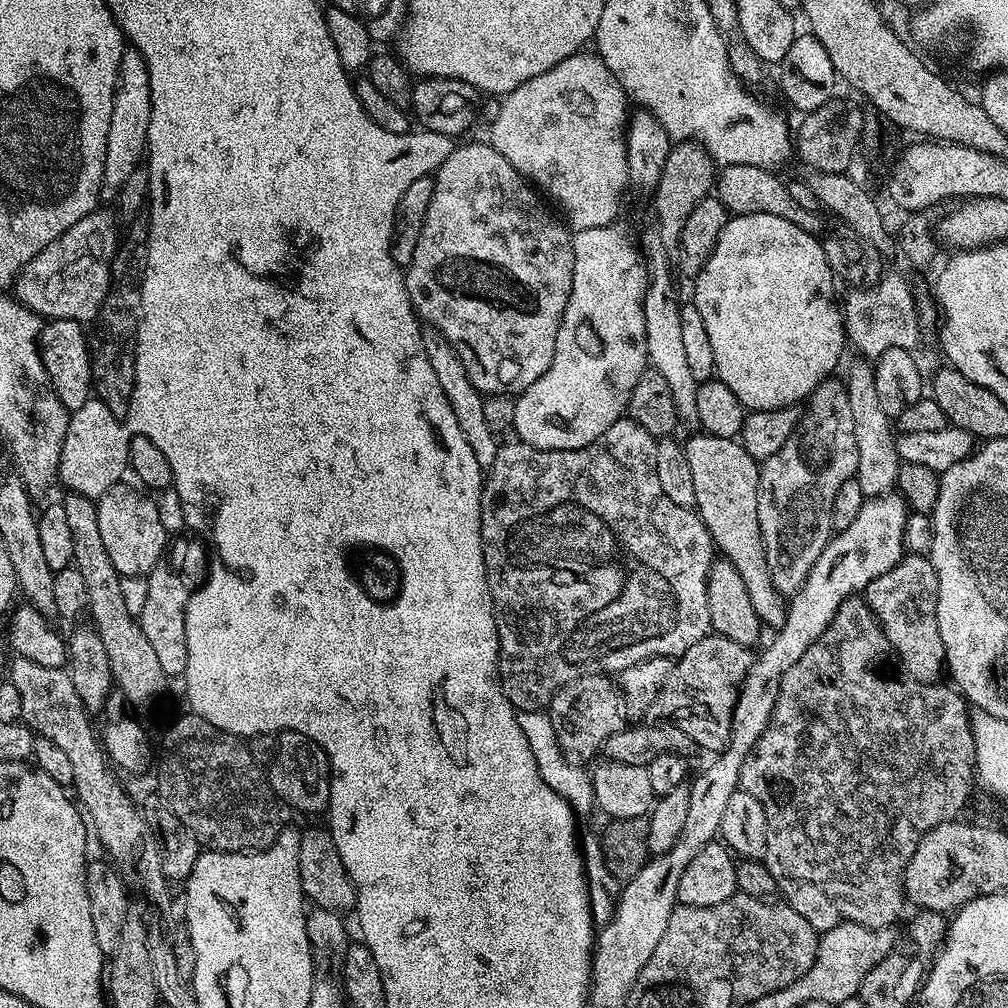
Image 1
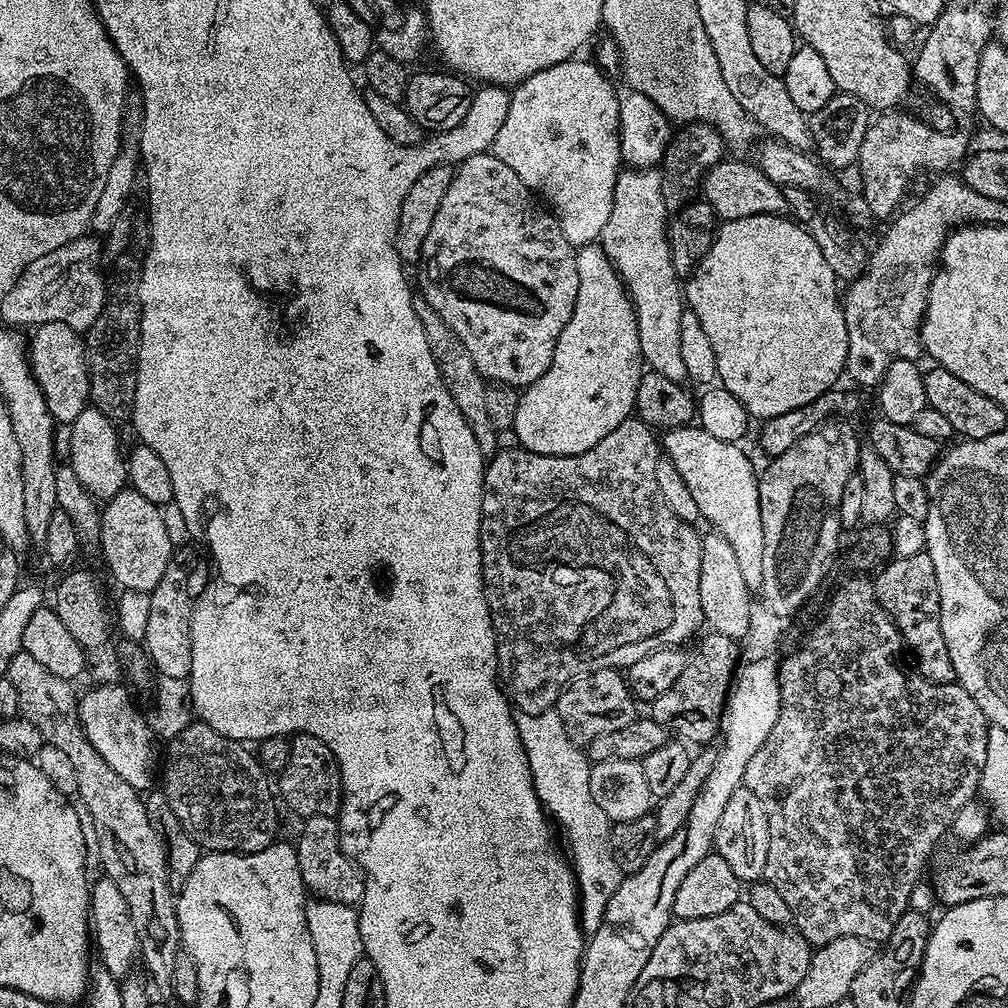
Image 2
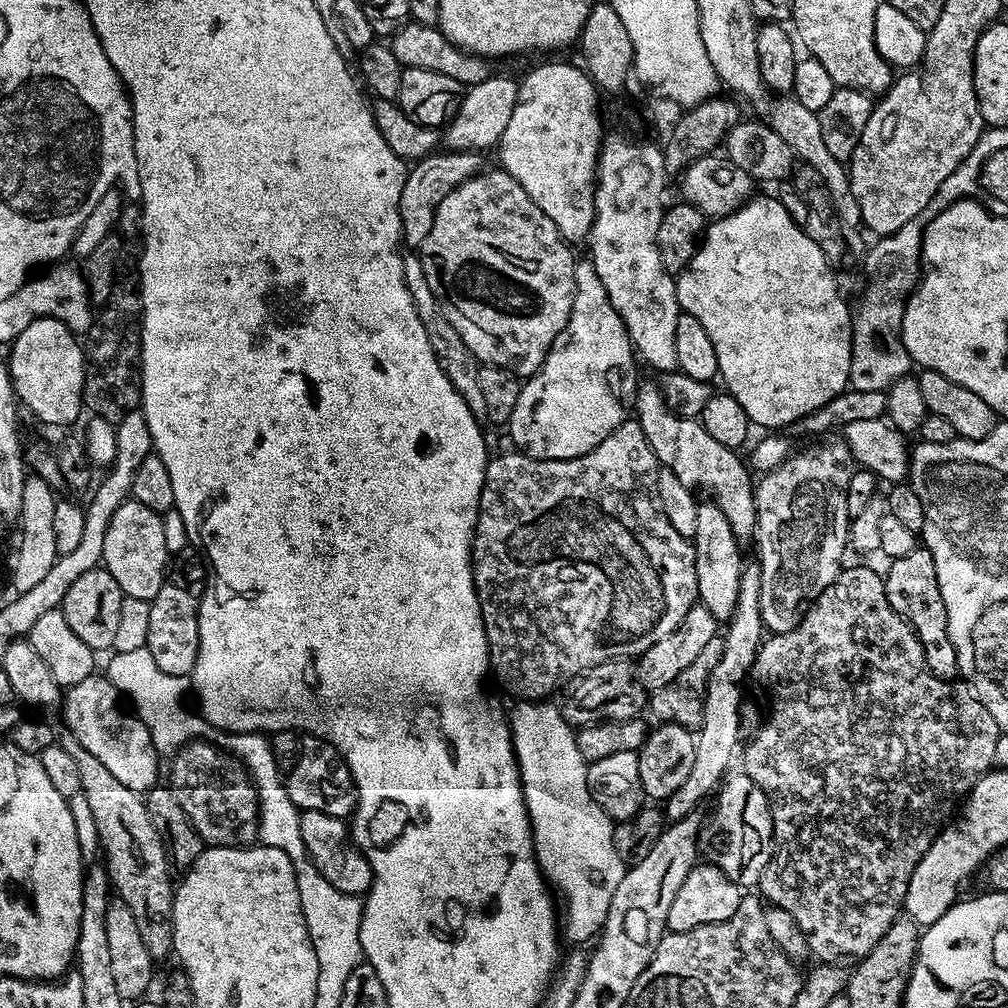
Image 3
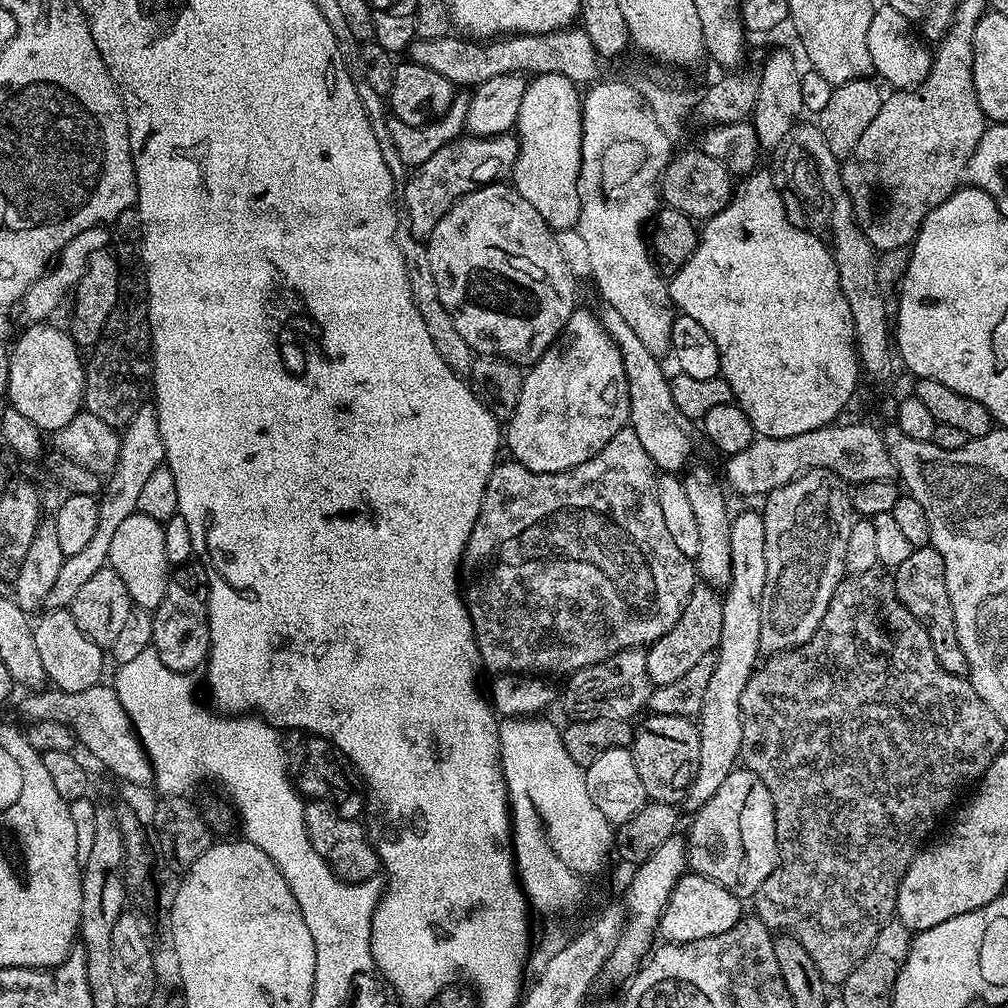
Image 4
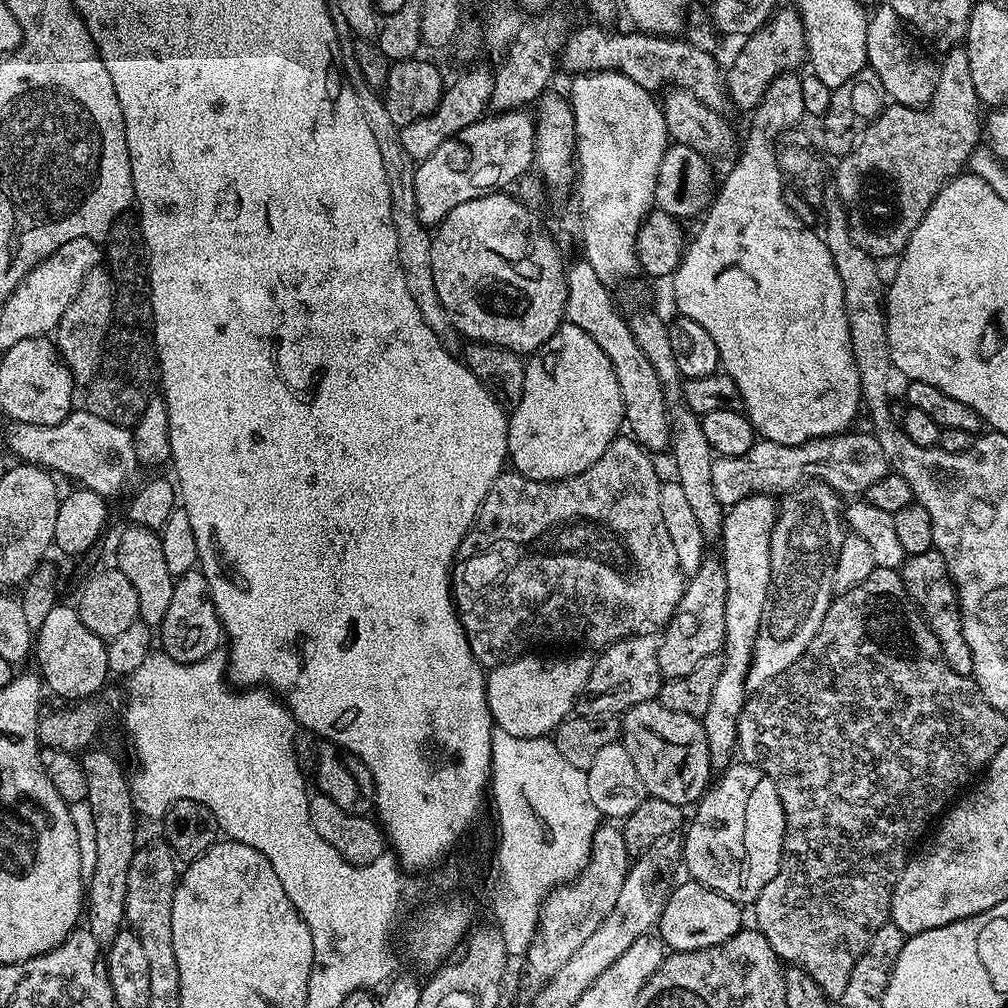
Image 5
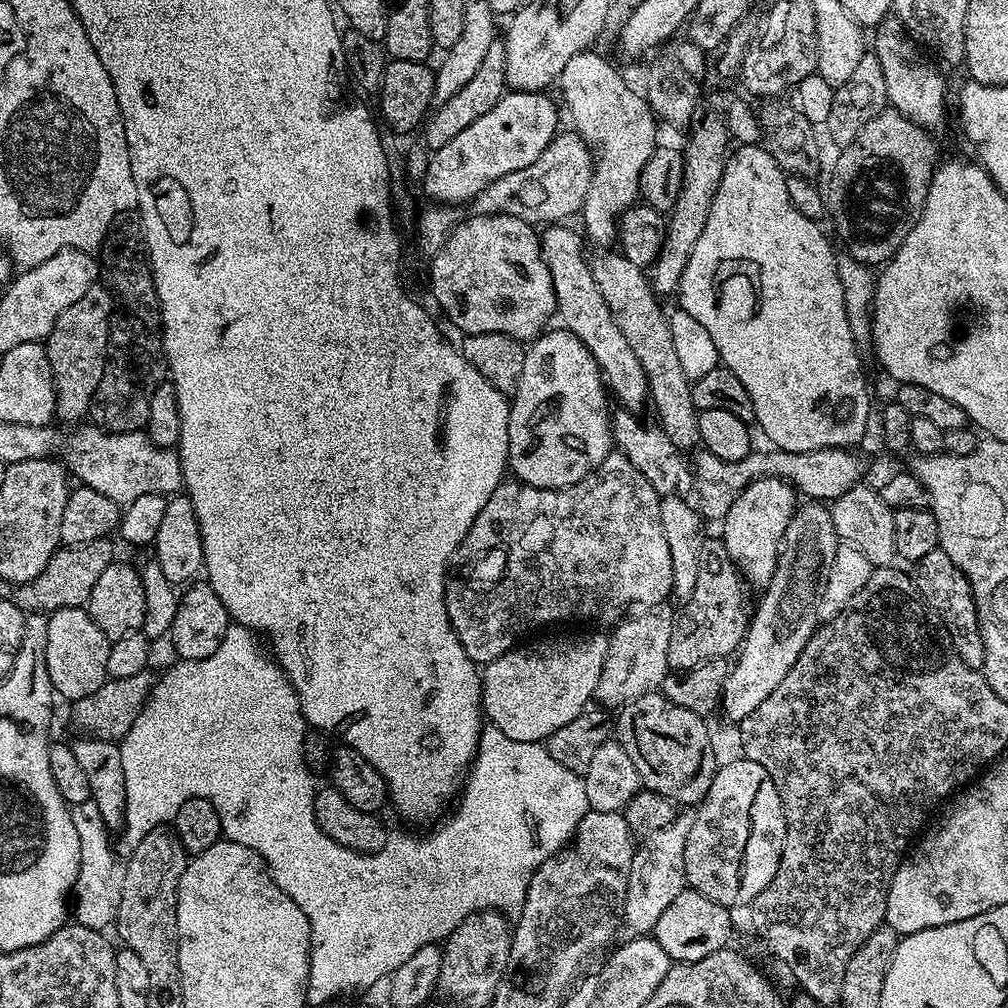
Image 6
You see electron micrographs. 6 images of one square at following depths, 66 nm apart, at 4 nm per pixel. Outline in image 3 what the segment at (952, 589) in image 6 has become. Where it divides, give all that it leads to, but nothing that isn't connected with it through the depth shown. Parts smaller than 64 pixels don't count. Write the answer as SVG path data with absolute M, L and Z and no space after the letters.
M918 546L910 554L891 561L887 566L889 567L888 572L883 573L883 578L886 598L890 602L890 606L894 606L894 610L898 610L898 614L902 614L905 622L911 628L916 629L918 638L924 647L928 669L944 680L955 681L960 667L954 650L954 642L950 642L946 606L942 602L942 590L938 590L938 578L930 550Z

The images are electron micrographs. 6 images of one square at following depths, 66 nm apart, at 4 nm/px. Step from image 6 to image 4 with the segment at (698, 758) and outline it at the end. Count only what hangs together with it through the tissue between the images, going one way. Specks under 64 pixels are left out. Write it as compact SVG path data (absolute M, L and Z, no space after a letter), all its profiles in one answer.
M649 715L644 729L633 735L630 751L634 766L638 766L638 778L646 786L649 801L657 804L679 805L694 782L698 770L698 746L700 730L695 719L687 716Z

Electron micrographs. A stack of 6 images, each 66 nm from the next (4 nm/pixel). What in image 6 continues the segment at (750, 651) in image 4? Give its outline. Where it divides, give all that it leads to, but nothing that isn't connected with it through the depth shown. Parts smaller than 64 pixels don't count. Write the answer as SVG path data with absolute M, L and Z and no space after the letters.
M767 476L761 480L750 482L738 498L734 498L734 506L724 515L722 539L726 546L726 554L736 564L736 571L744 577L749 585L767 586L776 569L780 550L786 534L786 526L790 526L790 518L798 507L797 489L786 480L777 476Z

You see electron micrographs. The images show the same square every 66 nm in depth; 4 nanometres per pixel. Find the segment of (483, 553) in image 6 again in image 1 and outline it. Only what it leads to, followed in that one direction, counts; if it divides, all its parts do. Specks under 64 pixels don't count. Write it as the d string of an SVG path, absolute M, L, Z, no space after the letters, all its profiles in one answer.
M621 418L618 422L614 422L614 426L610 426L610 430L606 430L606 434L602 434L594 442L590 442L586 446L575 448L574 450L542 450L523 442L515 442L516 444L501 443L498 454L494 458L494 466L486 469L484 487L480 489L480 537L482 538L482 546L484 547L484 565L488 571L488 589L490 590L490 598L492 599L494 622L498 630L498 642L500 643L500 687L504 689L504 696L511 702L513 708L522 712L538 712L547 709L548 705L552 702L552 695L563 684L569 684L572 680L577 680L590 674L598 674L599 672L619 674L619 672L626 670L630 666L640 664L644 660L649 660L651 656L679 658L686 650L690 650L690 646L694 646L694 642L702 642L702 638L706 638L712 632L710 602L706 602L708 575L710 574L710 566L714 559L712 535L709 534L708 527L702 522L699 512L691 508L677 506L676 503L670 502L670 498L666 498L666 494L662 491L662 485L659 484L658 474L656 473L656 442L657 437L650 435L646 430L642 430L642 426L638 426L627 418Z

